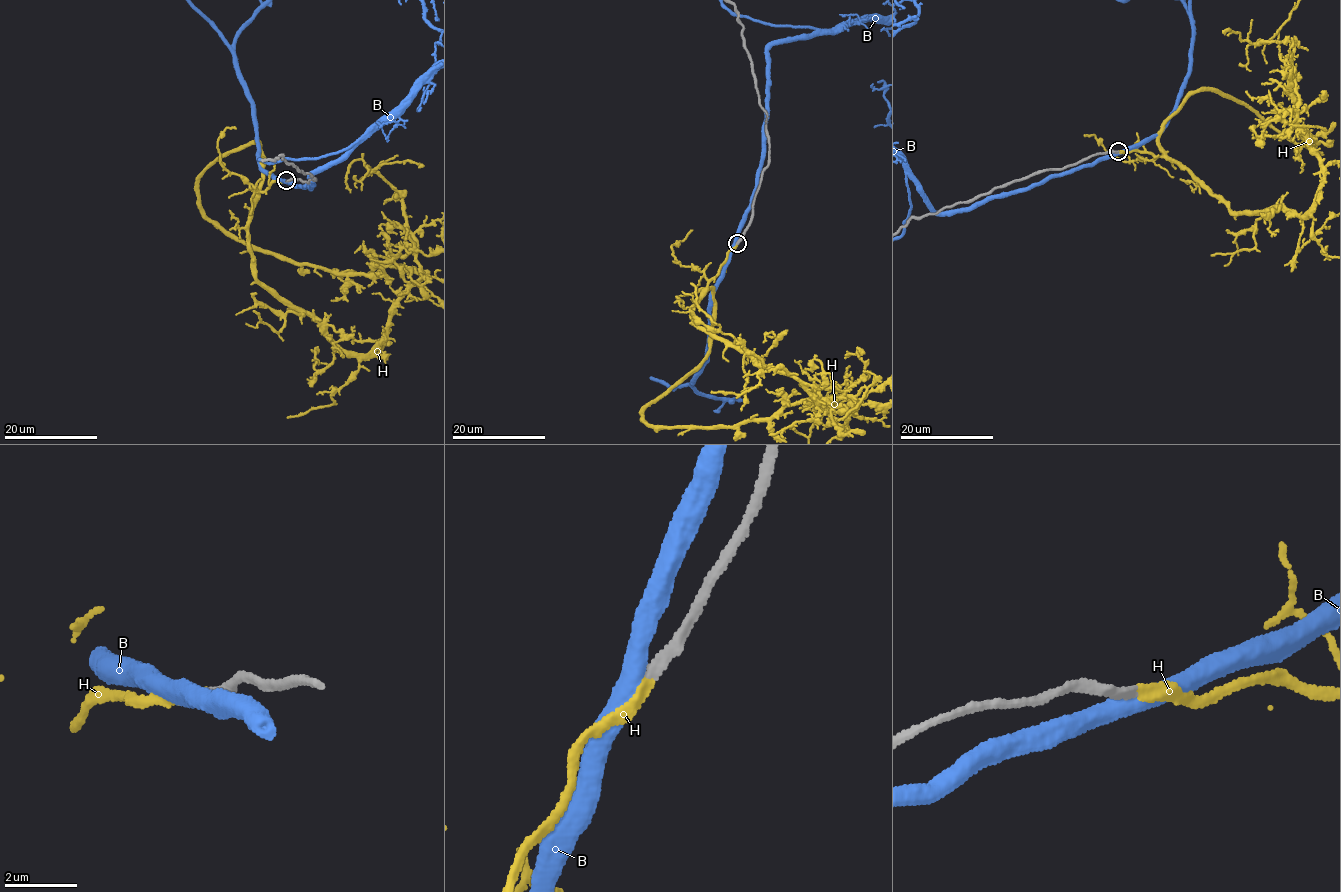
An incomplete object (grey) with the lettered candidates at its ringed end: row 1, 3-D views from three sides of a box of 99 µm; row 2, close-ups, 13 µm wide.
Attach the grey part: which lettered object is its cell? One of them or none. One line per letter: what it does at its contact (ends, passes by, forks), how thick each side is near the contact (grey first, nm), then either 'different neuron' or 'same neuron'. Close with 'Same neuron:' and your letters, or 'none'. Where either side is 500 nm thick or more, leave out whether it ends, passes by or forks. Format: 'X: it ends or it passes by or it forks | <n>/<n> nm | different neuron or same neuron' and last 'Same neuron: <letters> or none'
B: 260/500 nm | different neuron
H: it ends | 240/240 nm | same neuron
Same neuron: H

